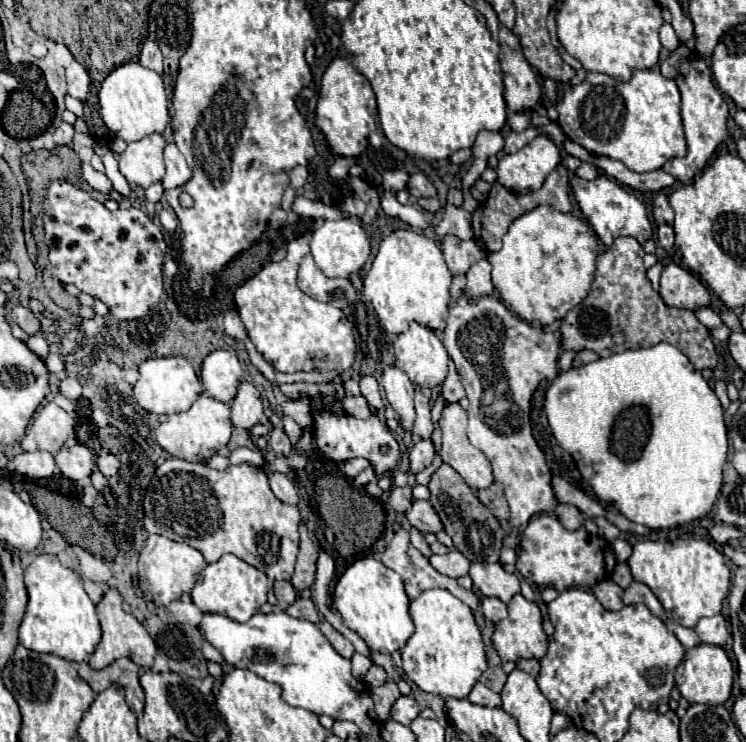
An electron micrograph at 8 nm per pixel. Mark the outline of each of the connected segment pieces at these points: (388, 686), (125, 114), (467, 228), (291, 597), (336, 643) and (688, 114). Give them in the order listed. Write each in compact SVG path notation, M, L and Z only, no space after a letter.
M391 680L385 682L383 686L377 686L375 690L371 690L371 700L375 704L375 712L377 712L377 718L381 722L389 720L389 710L399 696L401 696L401 692L399 692L397 684Z
M139 62L117 66L99 90L101 116L105 126L125 142L137 142L149 134L163 134L169 124L168 99L163 80L157 72L143 68Z
M445 206L445 214L441 222L433 228L437 242L441 244L445 236L455 236L459 240L471 240L473 230L471 230L471 212L455 206Z
M283 580L283 582L275 582L273 588L275 588L275 596L279 600L279 608L287 610L287 606L291 606L291 602L295 602L295 598L297 598L297 592L295 592L293 584Z
M321 620L319 622L319 630L325 634L325 638L331 642L331 646L343 656L343 658L351 658L353 656L353 644L343 636L343 634L339 634L327 620Z
M691 56L689 62L691 62L689 74L675 80L677 86L679 86L679 92L681 92L681 116L683 116L685 138L687 138L689 150L687 150L685 158L669 160L669 162L663 164L663 170L669 172L671 176L675 176L675 180L681 182L681 184L691 182L705 168L705 164L713 156L715 148L725 140L725 136L727 136L727 116L729 116L727 102L725 102L723 94L717 90L717 86L713 84L709 66L697 56Z

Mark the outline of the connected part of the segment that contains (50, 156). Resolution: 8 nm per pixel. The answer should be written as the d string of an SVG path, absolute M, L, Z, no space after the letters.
M55 146L53 150L37 150L21 156L31 198L41 198L41 192L53 180L65 180L83 190L91 190L81 176L81 160L69 146Z

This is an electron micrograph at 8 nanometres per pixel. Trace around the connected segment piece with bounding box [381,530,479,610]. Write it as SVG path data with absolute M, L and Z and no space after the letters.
M399 530L399 532L393 536L393 540L389 542L389 546L385 548L385 552L383 552L383 556L381 556L381 562L387 564L387 566L389 566L391 570L395 570L397 574L401 574L401 578L403 578L403 582L405 582L405 592L407 592L407 596L409 596L411 600L417 598L421 592L429 590L429 588L445 588L445 590L449 590L455 598L459 598L461 602L465 602L471 610L475 610L475 608L479 606L479 598L477 598L471 590L465 590L465 588L461 588L461 586L457 584L457 580L439 574L439 572L429 564L429 560L427 560L417 548L413 548L413 544L409 542L409 532L407 532L407 530Z

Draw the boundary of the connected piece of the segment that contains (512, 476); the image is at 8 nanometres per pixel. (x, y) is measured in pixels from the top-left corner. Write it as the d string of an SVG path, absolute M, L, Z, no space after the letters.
M463 294L457 302L449 308L447 328L443 344L451 356L451 360L457 366L457 372L461 376L461 382L467 390L467 398L471 402L467 414L469 414L469 426L467 436L473 446L477 446L491 462L495 482L501 482L505 488L507 504L509 504L509 524L523 528L527 526L529 518L535 514L553 514L557 506L557 498L551 488L551 470L545 464L545 456L541 448L537 446L533 434L531 434L531 422L529 422L529 408L531 408L531 396L541 380L553 380L559 374L557 360L561 354L561 334L559 332L543 332L541 328L533 328L525 320L517 318L499 298L495 296L483 296L479 302L471 304L467 296Z

